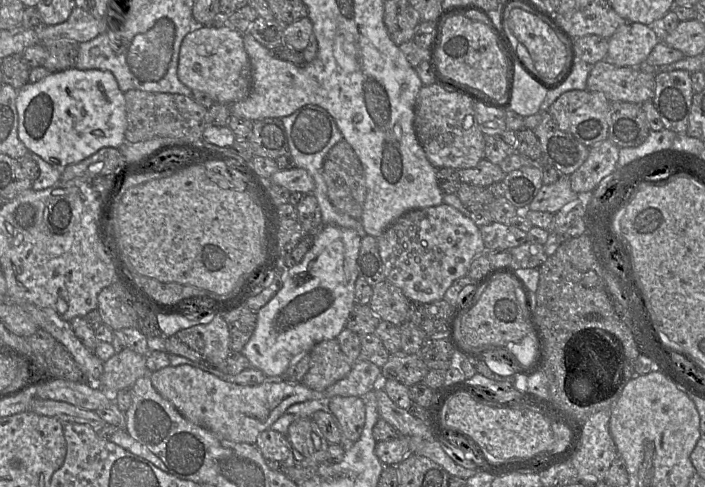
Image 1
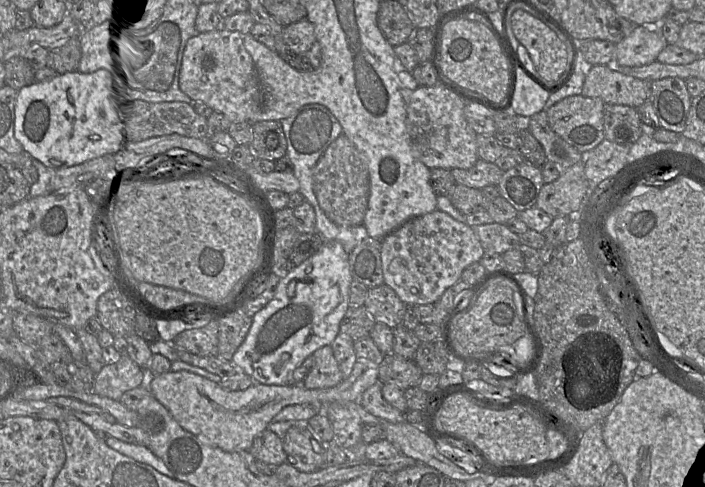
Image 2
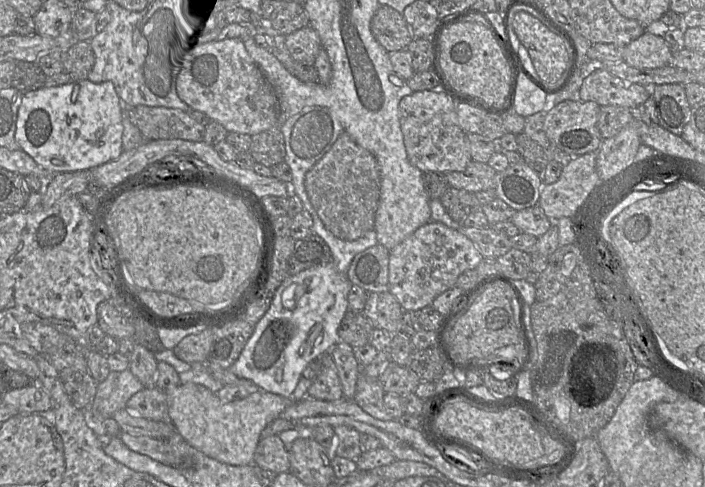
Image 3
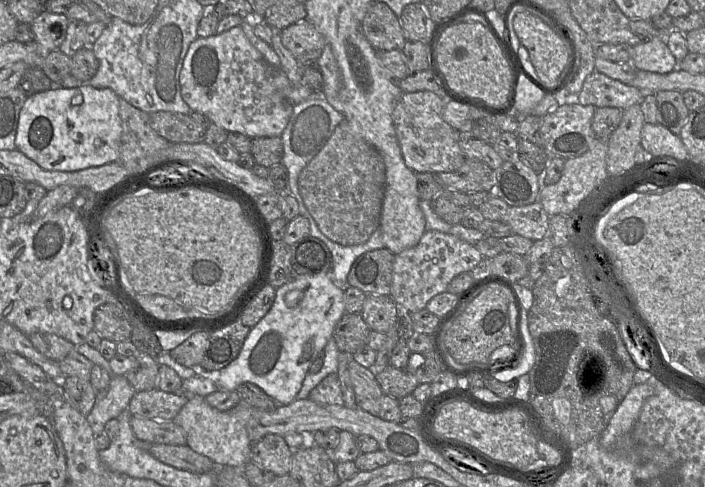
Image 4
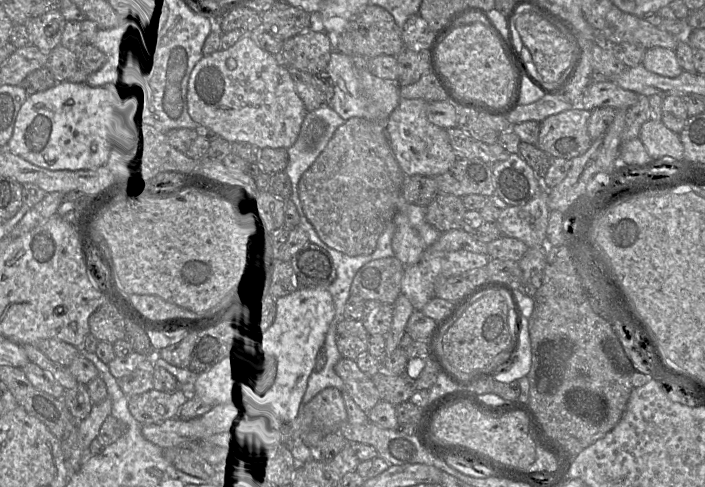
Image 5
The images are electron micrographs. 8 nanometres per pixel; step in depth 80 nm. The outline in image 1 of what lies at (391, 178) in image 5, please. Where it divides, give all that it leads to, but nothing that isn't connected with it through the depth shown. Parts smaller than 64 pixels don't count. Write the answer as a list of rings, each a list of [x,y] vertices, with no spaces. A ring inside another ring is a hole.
[[[345,140],[335,144],[326,155],[323,178],[333,207],[360,220],[366,199],[365,173],[361,161]]]

